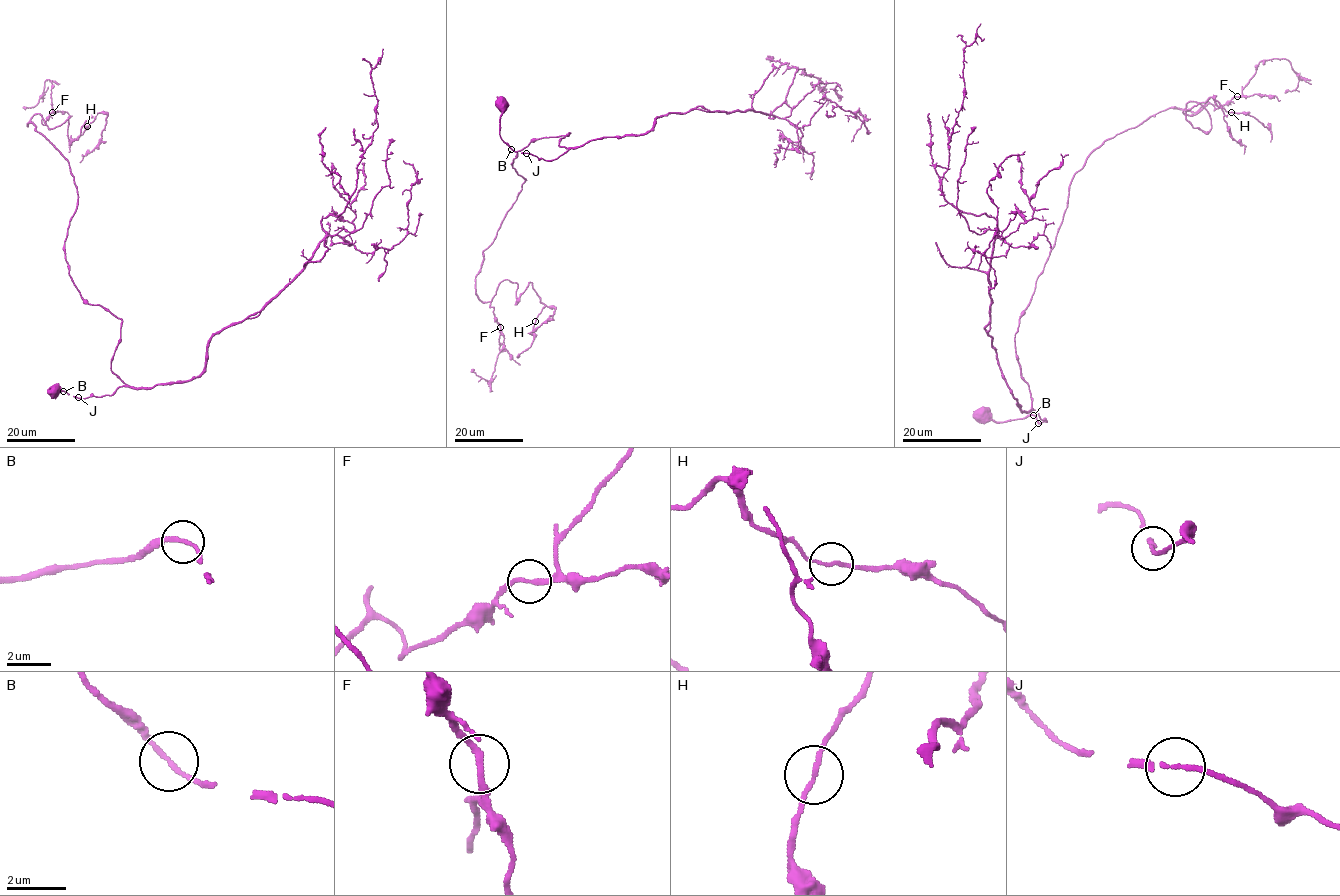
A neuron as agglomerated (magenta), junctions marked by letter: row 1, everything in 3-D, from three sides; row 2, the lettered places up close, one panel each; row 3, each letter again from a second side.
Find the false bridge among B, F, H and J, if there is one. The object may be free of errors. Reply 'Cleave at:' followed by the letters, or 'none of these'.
Cleave at: none of these

